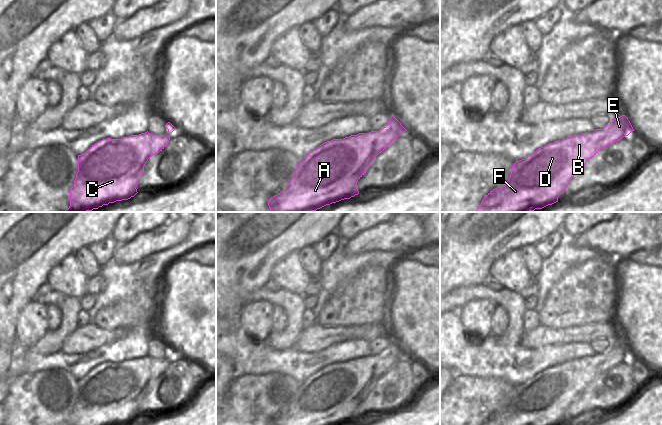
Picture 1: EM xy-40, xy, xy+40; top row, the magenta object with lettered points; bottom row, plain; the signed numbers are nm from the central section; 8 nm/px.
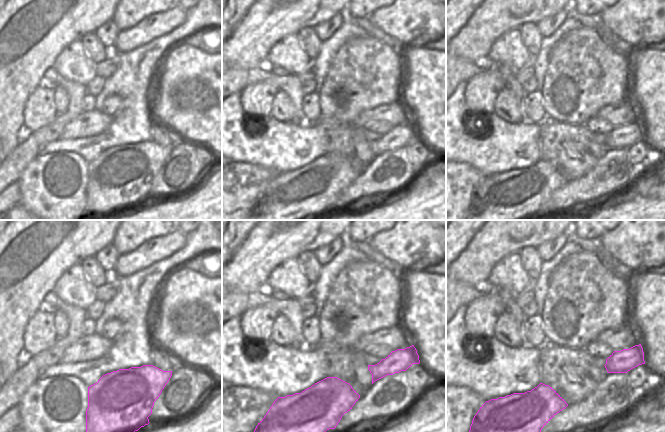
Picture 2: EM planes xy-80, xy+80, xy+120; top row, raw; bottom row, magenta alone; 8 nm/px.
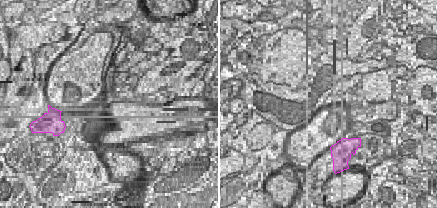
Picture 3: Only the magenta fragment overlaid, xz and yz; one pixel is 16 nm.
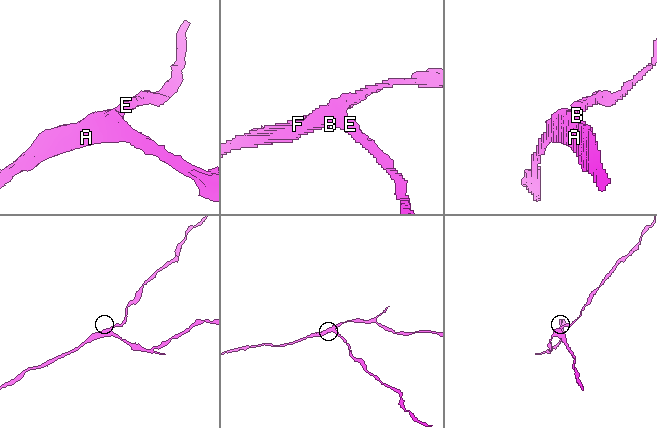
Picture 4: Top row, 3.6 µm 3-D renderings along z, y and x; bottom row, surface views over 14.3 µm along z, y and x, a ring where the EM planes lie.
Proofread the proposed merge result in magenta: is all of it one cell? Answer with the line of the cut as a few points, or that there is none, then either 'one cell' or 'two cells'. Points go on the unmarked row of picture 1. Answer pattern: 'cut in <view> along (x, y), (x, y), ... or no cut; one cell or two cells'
no cut; one cell

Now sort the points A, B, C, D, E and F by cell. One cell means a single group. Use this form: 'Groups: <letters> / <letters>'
Groups: A B C D E F

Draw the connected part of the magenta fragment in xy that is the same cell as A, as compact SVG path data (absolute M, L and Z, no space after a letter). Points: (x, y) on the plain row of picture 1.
M394 339L388 345L389 348L379 355L333 363L308 377L300 383L288 410L269 425L341 425L358 419L358 404L376 380L406 355Z

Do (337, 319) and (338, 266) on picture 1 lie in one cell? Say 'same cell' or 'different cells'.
different cells

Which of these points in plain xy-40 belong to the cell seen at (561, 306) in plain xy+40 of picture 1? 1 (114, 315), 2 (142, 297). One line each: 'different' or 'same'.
1: same
2: same

